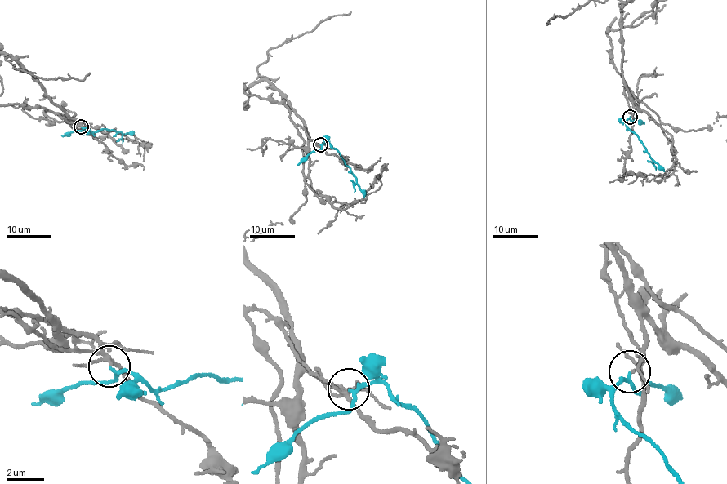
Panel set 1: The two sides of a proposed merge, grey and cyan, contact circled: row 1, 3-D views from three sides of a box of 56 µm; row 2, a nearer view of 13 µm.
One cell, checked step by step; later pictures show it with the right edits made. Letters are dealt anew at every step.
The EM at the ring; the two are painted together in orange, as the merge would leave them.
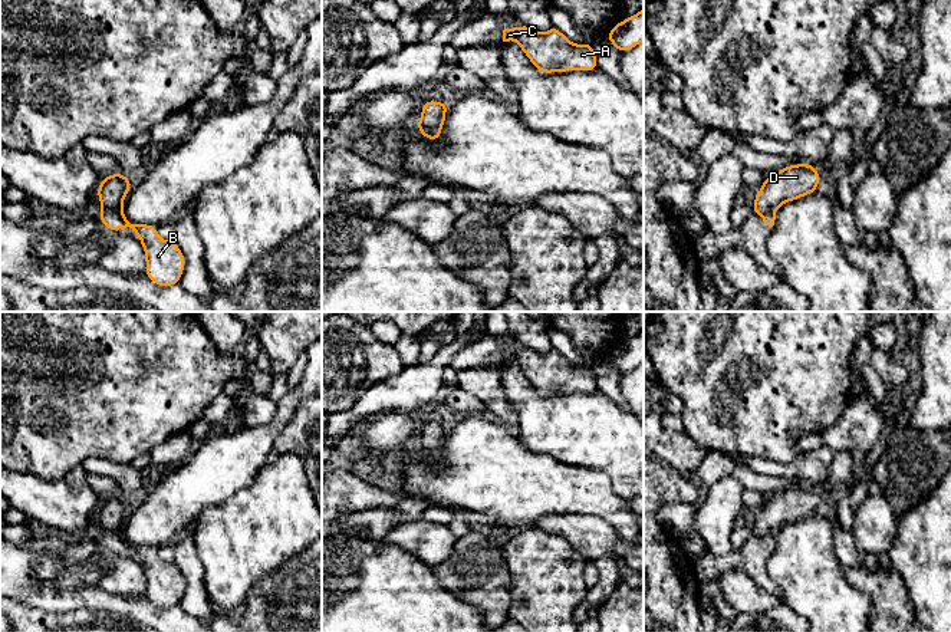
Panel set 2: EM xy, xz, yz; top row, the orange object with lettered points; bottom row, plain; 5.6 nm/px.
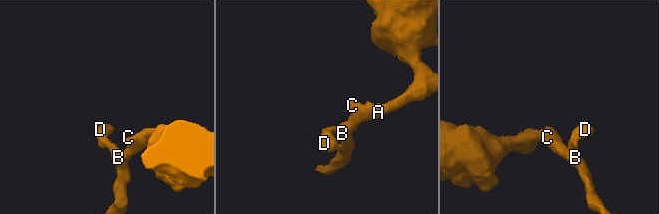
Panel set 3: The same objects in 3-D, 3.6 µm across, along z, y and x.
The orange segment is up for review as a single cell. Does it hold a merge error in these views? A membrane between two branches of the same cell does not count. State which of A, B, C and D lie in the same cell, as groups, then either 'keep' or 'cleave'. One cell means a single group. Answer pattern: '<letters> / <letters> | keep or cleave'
A B C D | keep

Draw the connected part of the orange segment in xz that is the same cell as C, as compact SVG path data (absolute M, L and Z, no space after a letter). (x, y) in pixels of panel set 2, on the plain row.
M504 345L503 363L516 362L529 382L542 394L567 394L567 392L595 392L598 389L593 366L577 366L567 362L567 359L556 349L544 355L539 355L530 348L507 350Z

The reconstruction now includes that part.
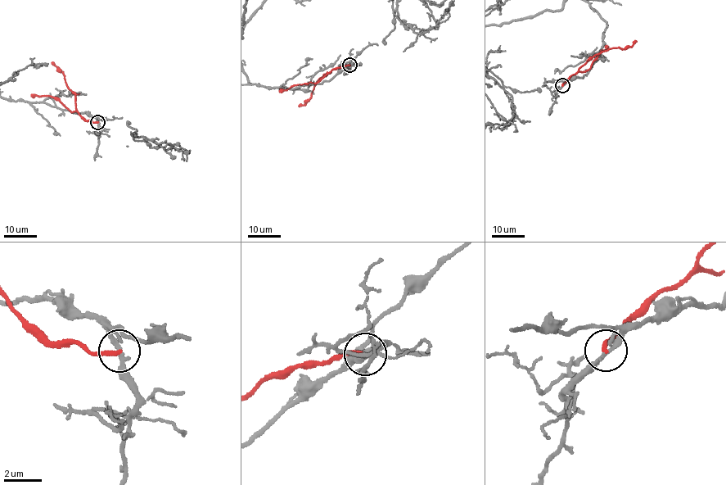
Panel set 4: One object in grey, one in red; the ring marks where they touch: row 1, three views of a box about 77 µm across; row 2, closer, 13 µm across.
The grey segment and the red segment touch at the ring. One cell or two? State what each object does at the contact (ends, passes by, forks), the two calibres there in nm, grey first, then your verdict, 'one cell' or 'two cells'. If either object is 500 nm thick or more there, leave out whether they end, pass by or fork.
grey passes by; red ends; calibres 240 and 200 nm; two cells

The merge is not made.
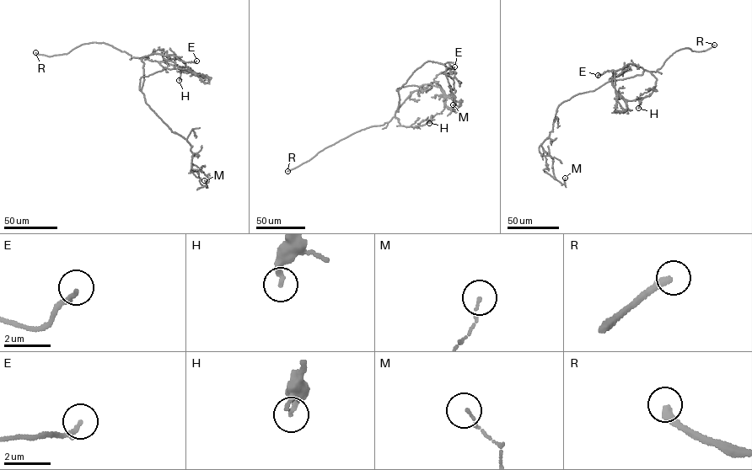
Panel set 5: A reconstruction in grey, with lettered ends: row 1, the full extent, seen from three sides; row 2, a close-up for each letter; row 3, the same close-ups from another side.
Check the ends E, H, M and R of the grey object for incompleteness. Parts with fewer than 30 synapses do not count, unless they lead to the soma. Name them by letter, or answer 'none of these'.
R

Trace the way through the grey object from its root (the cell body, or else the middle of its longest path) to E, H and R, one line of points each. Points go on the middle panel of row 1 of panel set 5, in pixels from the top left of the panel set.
E: (399, 94), (398, 111), (396, 111), (411, 93), (428, 87), (437, 75), (454, 66)
H: (399, 94), (398, 111), (395, 111), (395, 116), (400, 125), (421, 125), (432, 119), (429, 123)
R: (399, 94), (398, 111), (389, 122), (352, 133), (287, 171)

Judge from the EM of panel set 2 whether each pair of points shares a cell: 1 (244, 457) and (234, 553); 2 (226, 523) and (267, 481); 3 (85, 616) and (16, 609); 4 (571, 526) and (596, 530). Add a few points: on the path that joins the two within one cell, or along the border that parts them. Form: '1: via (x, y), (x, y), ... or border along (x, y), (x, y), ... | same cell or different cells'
1: border along (265, 464), (246, 486), (213, 507) | different cells
2: via (236, 513), (257, 491) | same cell
3: via (68, 616), (33, 616) | same cell
4: via (576, 529), (591, 530) | same cell

